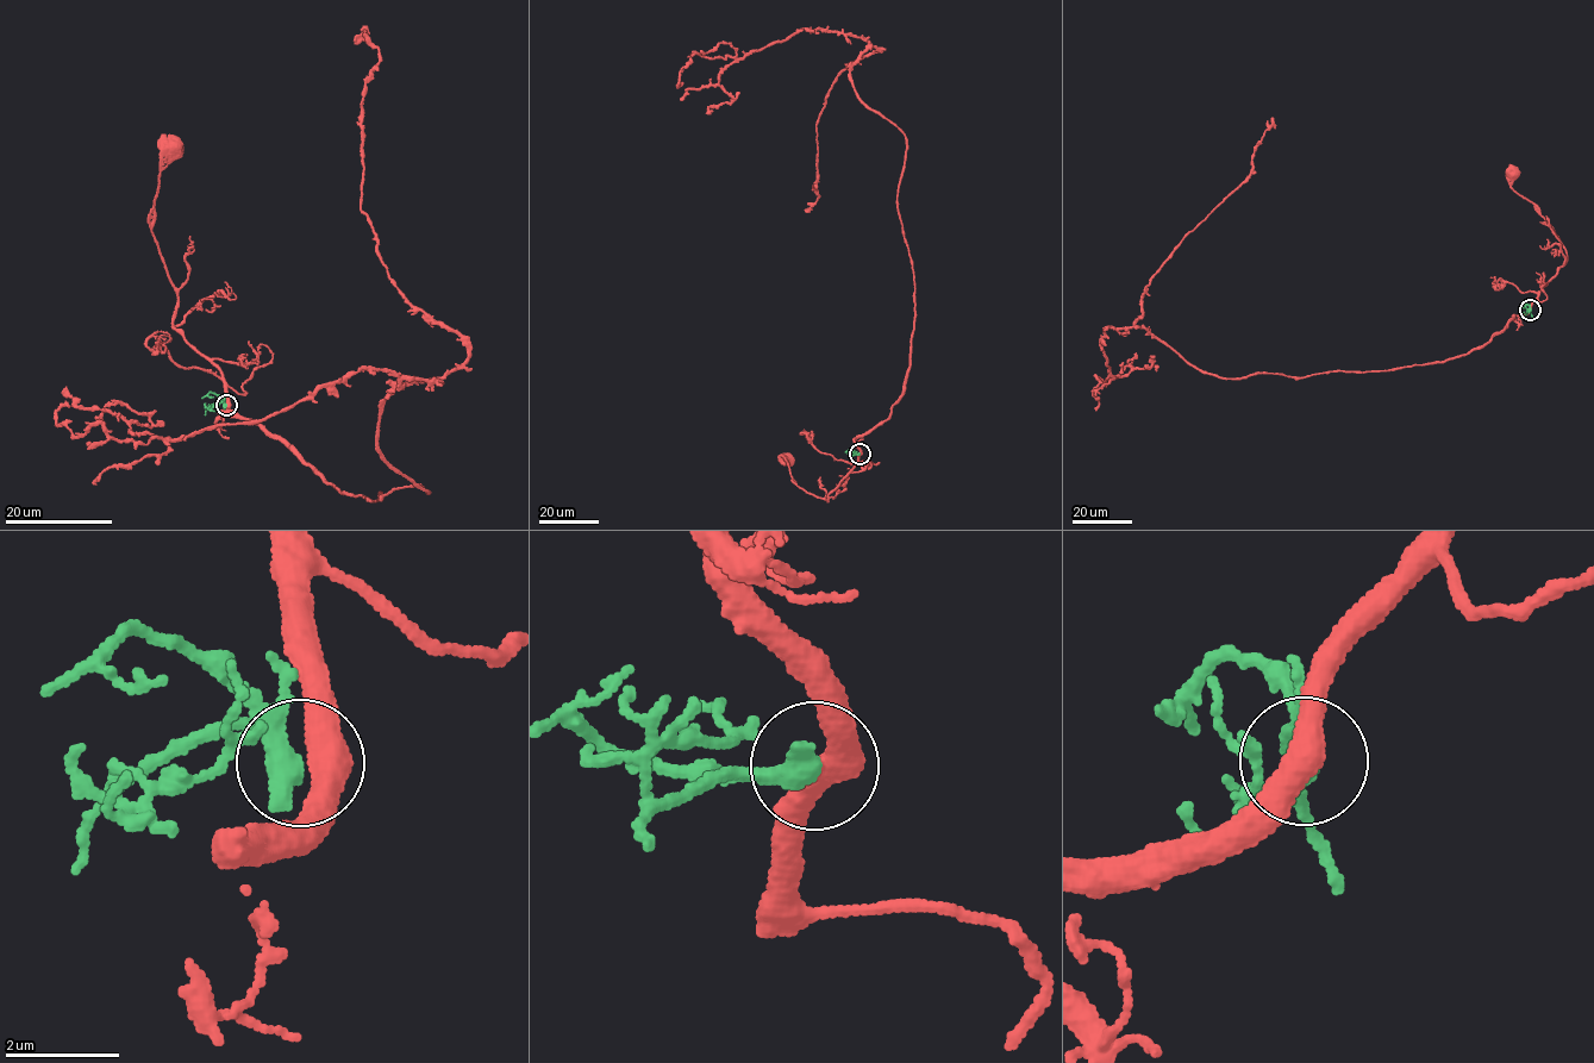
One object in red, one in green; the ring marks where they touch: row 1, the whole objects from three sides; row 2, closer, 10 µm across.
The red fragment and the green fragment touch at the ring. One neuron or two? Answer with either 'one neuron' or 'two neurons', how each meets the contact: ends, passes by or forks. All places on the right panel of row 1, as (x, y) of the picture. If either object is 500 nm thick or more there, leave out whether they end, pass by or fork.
two neurons; red passes by; green passes by

